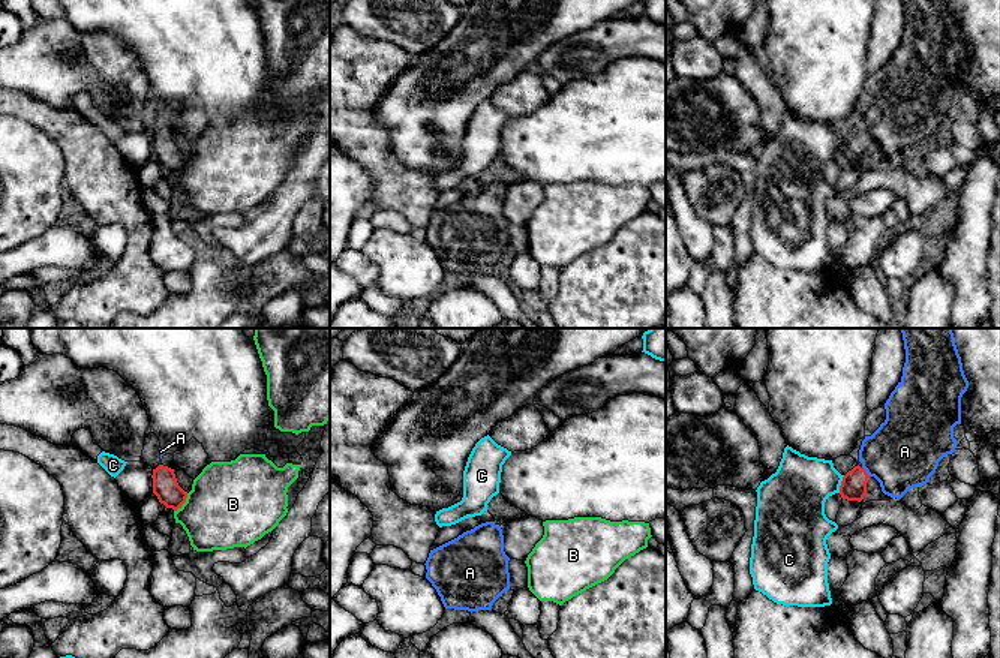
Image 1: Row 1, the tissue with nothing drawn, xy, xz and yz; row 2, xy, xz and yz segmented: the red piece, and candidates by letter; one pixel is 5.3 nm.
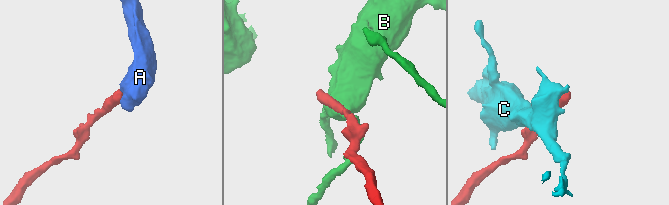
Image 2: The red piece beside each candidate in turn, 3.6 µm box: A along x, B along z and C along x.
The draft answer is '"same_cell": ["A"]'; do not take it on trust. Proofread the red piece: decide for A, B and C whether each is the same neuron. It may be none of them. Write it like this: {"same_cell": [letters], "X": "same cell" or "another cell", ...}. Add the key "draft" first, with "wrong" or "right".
{"draft": "right", "same_cell": ["A"], "A": "same cell", "B": "another cell", "C": "another cell"}

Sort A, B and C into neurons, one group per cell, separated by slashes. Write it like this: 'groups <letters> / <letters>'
groups A / B / C

